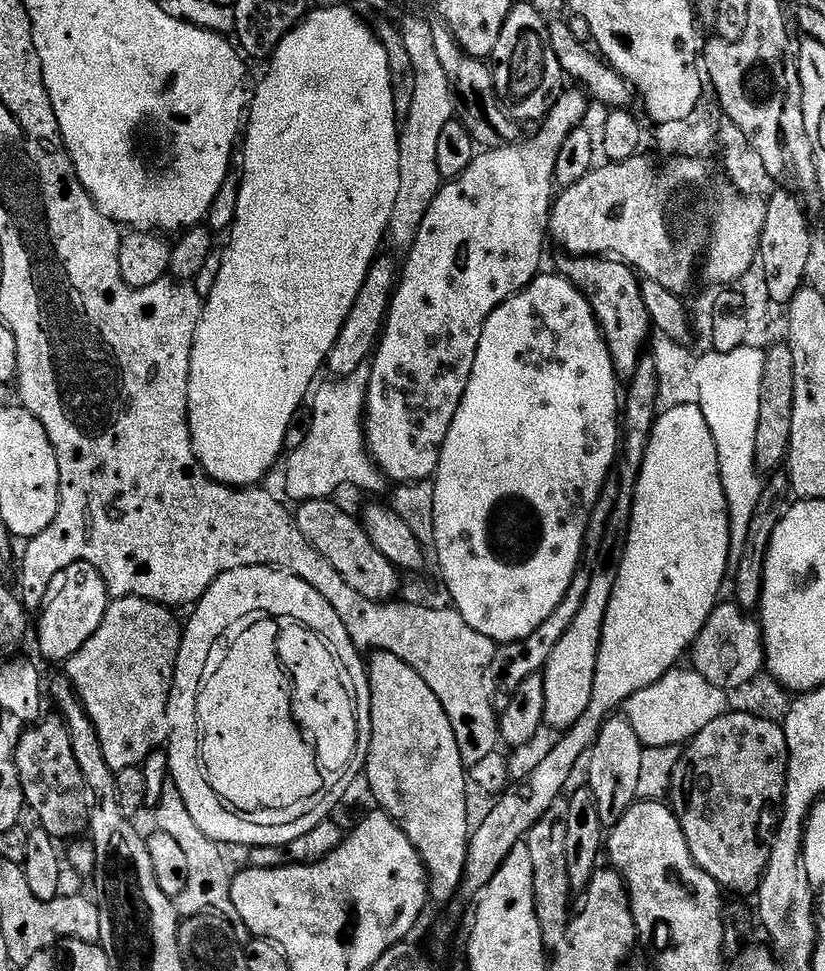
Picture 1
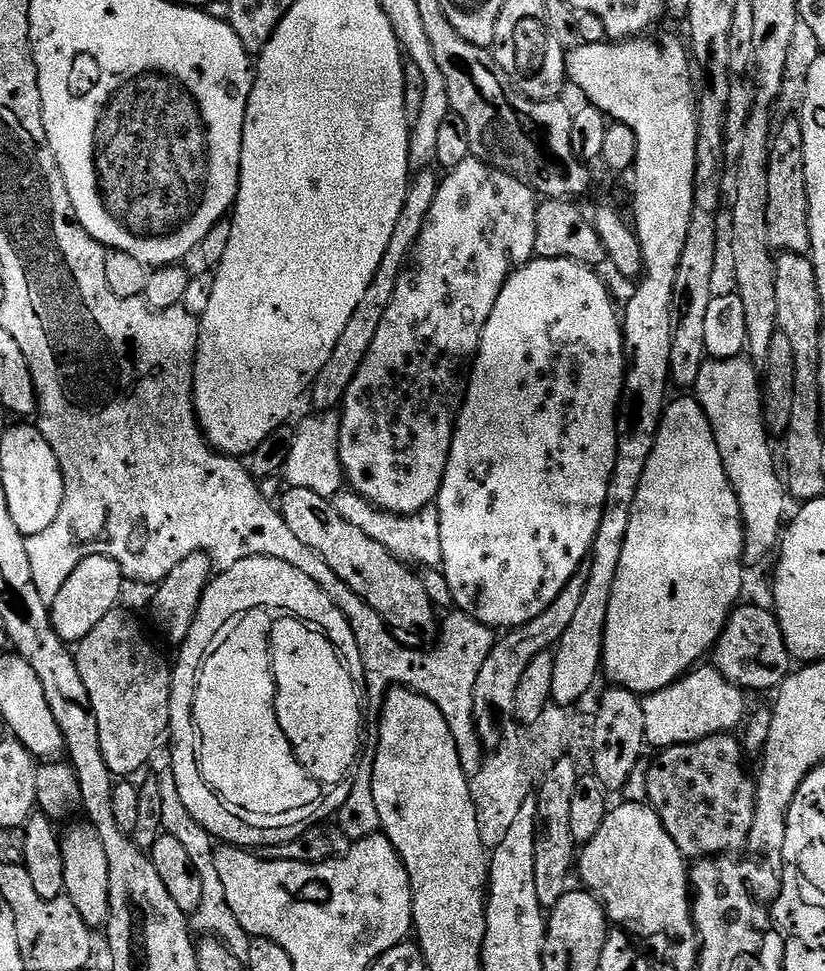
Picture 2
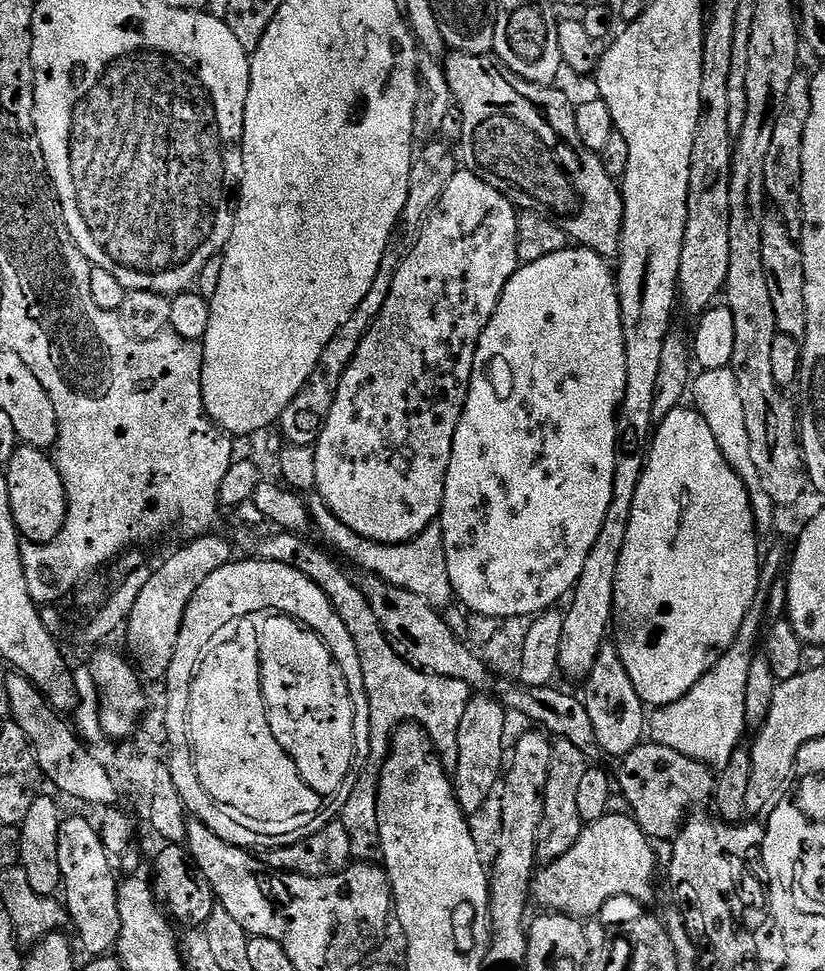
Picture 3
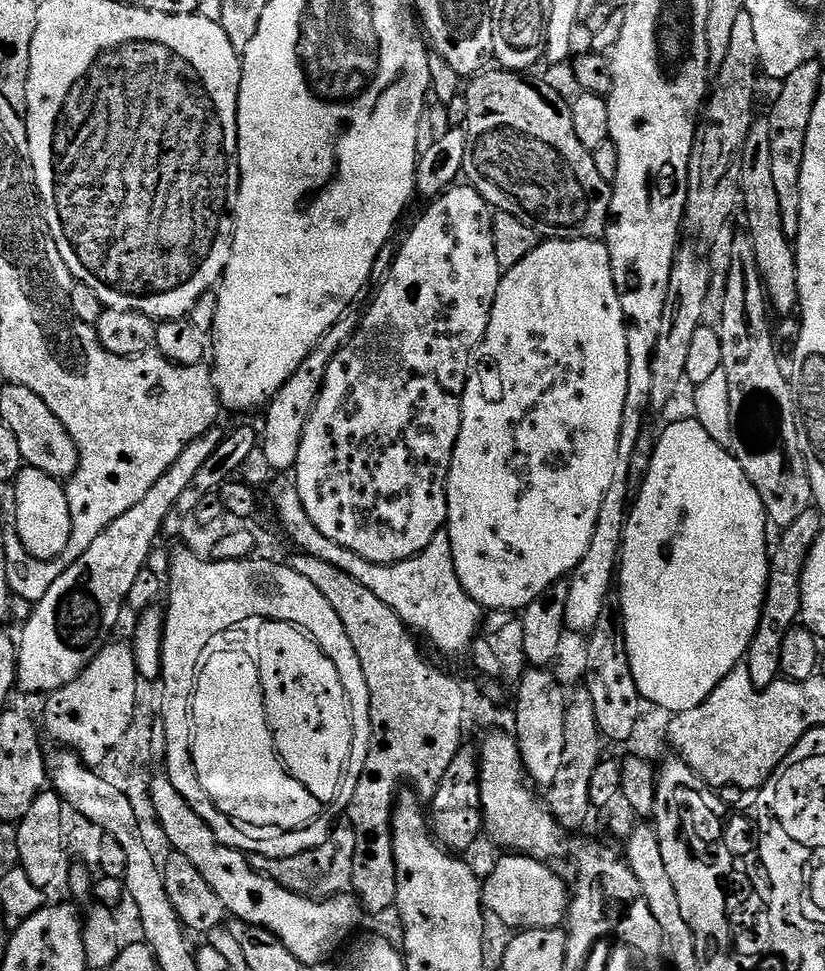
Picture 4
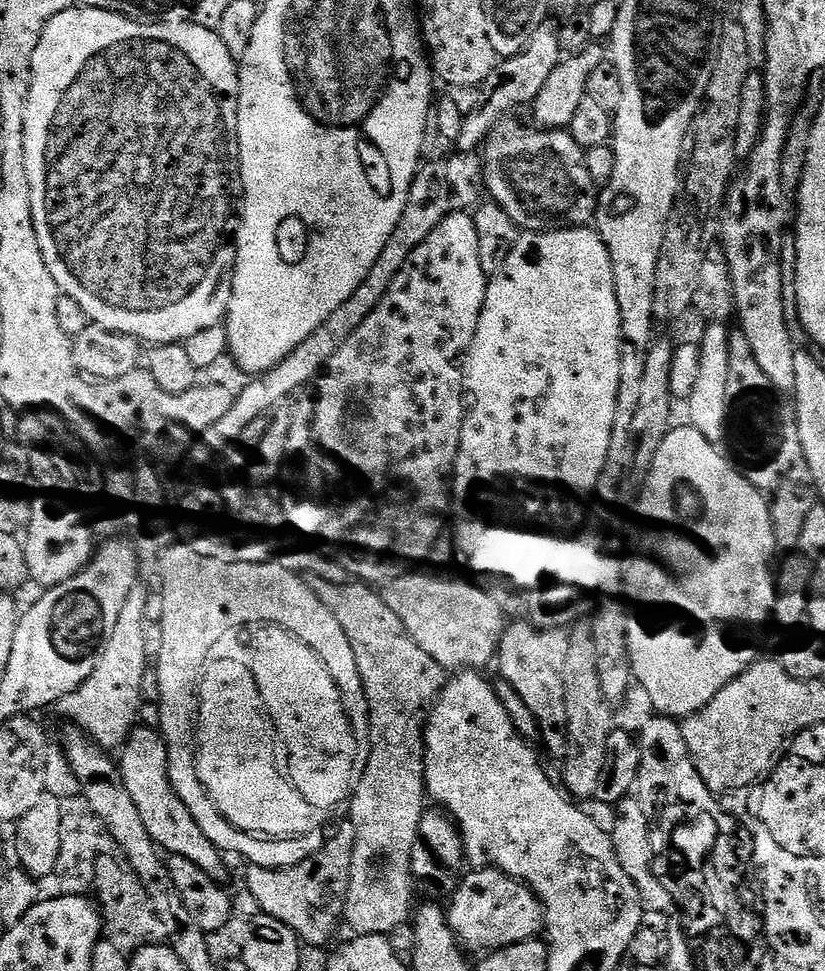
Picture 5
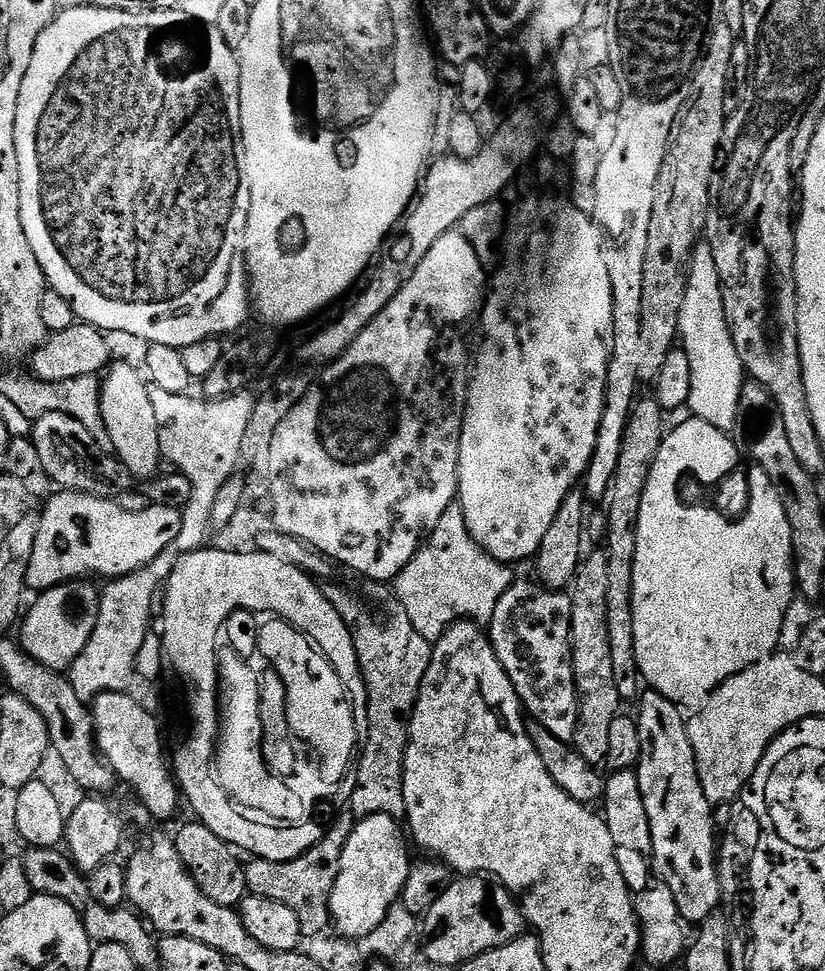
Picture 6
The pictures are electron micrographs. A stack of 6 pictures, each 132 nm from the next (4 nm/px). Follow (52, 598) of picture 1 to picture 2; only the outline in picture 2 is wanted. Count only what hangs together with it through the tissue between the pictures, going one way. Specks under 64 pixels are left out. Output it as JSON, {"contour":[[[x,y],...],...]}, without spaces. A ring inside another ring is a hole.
{"contour":[[[87,556],[74,566],[70,578],[58,590],[58,598],[50,605],[52,617],[52,629],[58,634],[58,638],[69,646],[79,644],[106,614],[110,614],[117,607],[120,600],[120,591],[126,585],[126,577],[118,562],[114,562],[105,556]]]}

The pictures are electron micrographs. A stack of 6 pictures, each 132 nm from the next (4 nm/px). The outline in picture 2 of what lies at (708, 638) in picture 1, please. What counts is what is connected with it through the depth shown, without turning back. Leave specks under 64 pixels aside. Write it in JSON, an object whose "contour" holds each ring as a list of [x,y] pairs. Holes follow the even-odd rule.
{"contour":[[[743,604],[732,609],[722,634],[716,639],[714,666],[729,683],[741,690],[764,692],[767,688],[779,689],[781,682],[793,671],[794,661],[788,653],[775,611],[768,609],[767,612],[756,604]]]}

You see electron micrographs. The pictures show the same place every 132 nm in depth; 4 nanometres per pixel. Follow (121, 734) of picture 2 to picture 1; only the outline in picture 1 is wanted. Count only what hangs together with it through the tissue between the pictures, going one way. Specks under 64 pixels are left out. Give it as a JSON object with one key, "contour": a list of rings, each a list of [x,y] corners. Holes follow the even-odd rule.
{"contour":[[[137,596],[112,600],[102,618],[102,626],[98,626],[92,637],[66,662],[66,679],[78,694],[90,722],[94,722],[94,730],[98,730],[102,755],[112,772],[141,767],[155,748],[163,749],[168,743],[168,699],[172,693],[182,635],[181,621],[171,615],[175,616],[165,605]]]}

